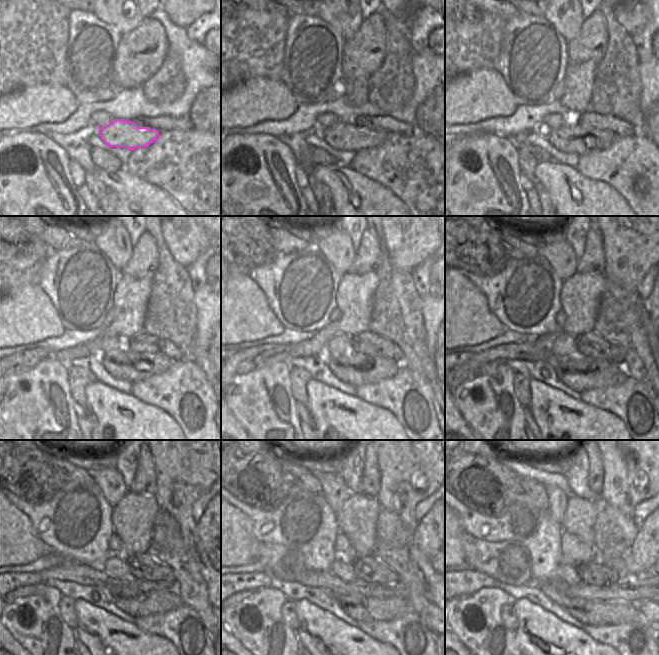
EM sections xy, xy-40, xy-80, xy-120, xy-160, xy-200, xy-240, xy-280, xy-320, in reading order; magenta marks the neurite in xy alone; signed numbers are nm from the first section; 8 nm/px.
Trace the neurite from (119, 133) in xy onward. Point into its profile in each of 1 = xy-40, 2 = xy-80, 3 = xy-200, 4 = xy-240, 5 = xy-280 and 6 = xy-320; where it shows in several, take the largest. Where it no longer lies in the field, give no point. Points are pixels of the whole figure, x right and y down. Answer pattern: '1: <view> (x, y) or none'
1: xy-40 (344, 136)
2: xy-80 (571, 138)
3: xy-200 (580, 373)
4: xy-240 (140, 598)
5: xy-280 (359, 607)
6: xy-320 (588, 611)

